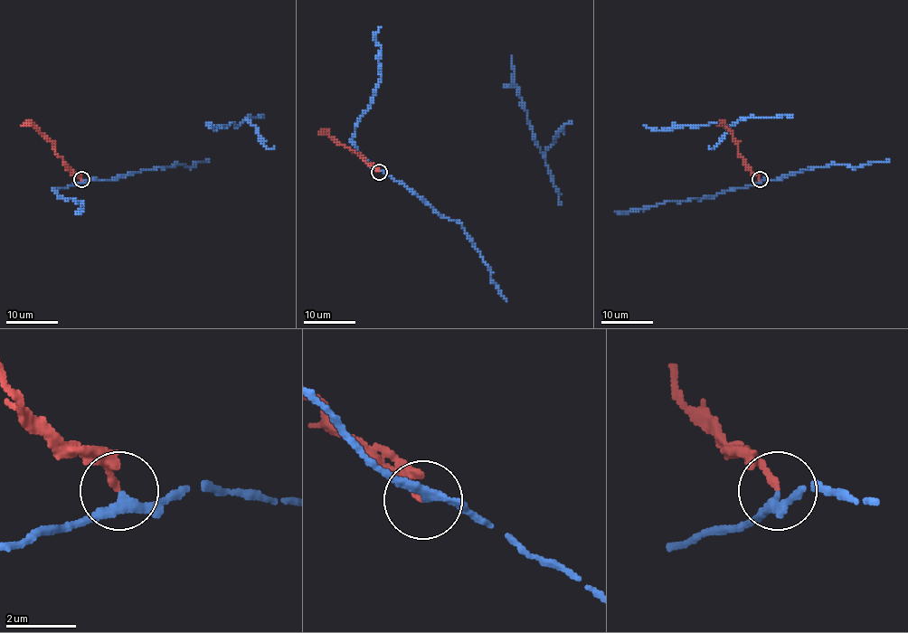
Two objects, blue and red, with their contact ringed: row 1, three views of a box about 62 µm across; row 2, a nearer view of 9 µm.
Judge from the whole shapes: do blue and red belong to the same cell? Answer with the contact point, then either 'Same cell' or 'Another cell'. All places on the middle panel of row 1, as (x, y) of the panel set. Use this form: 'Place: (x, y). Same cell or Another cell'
Place: (379, 172). Another cell

